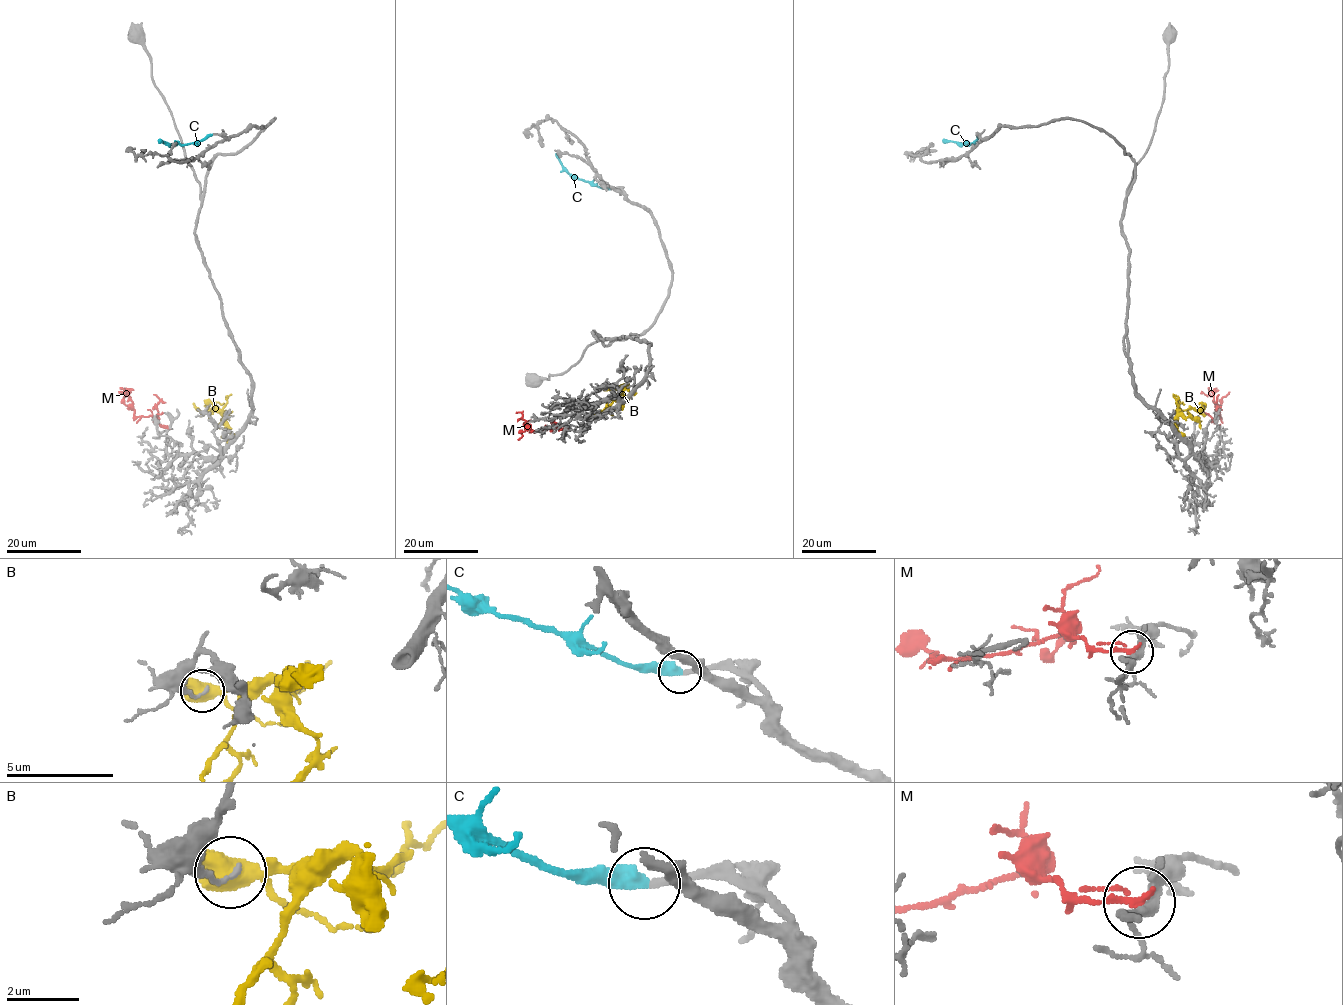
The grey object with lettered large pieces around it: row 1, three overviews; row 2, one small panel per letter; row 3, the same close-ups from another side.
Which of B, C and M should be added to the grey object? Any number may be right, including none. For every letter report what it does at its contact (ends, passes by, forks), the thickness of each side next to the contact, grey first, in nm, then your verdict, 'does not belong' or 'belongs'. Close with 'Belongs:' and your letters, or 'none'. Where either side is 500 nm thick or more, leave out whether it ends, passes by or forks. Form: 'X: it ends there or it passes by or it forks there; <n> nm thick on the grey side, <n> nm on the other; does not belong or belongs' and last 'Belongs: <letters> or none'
B: it forks there; 100 nm thick on the grey side, 460 nm on the other; does not belong
C: it ends there; 240 nm thick on the grey side, 400 nm on the other; belongs
M: it ends there; 260 nm thick on the grey side, 200 nm on the other; does not belong
Belongs: C

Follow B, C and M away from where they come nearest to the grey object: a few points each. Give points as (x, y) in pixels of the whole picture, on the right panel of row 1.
B: (1178, 404), (1175, 428), (1183, 435), (1185, 442)
C: (978, 135), (969, 145), (942, 141)
M: (1219, 428), (1216, 424), (1219, 409), (1214, 397), (1201, 394)

